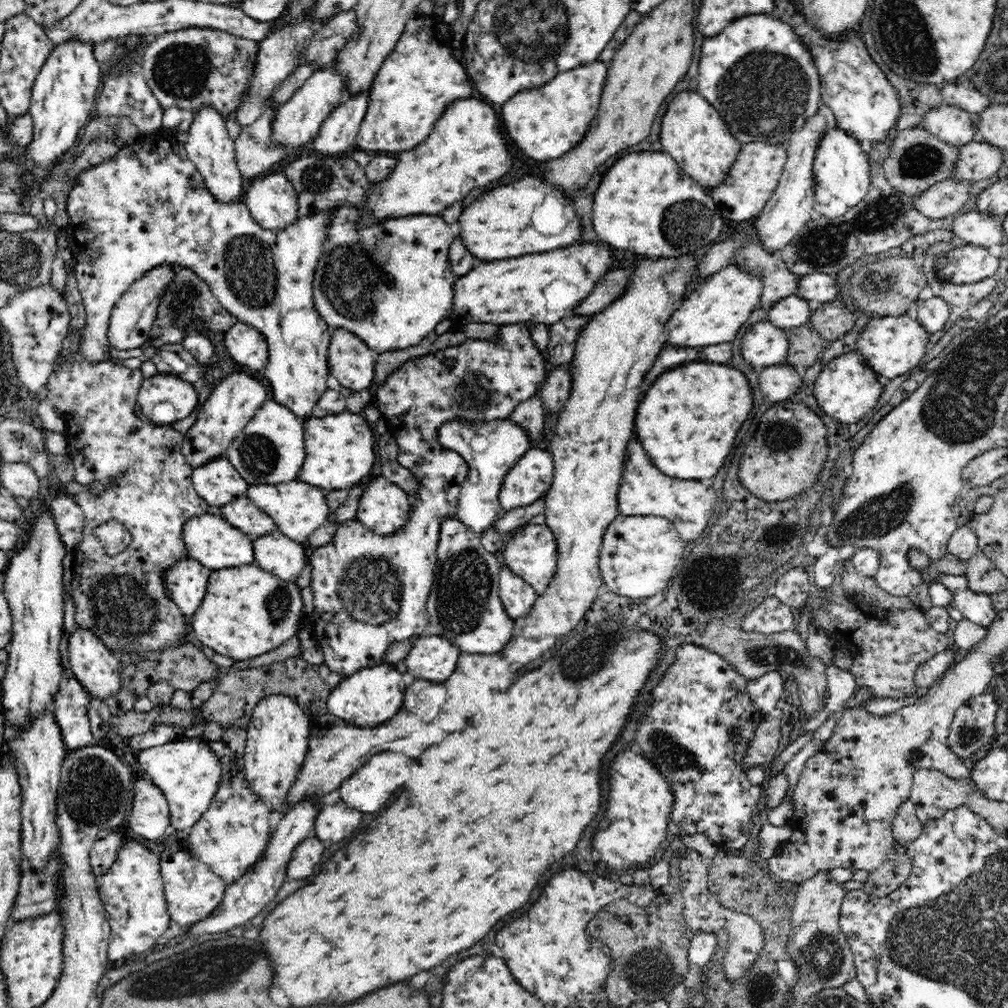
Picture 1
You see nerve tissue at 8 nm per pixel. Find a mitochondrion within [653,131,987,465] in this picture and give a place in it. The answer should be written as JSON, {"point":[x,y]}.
{"point":[883,213]}

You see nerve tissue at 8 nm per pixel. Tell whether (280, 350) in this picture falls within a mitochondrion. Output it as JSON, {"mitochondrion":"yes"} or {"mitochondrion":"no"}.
{"mitochondrion":"no"}

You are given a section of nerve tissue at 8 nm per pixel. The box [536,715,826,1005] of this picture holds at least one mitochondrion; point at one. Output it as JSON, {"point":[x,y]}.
{"point":[651,970]}

